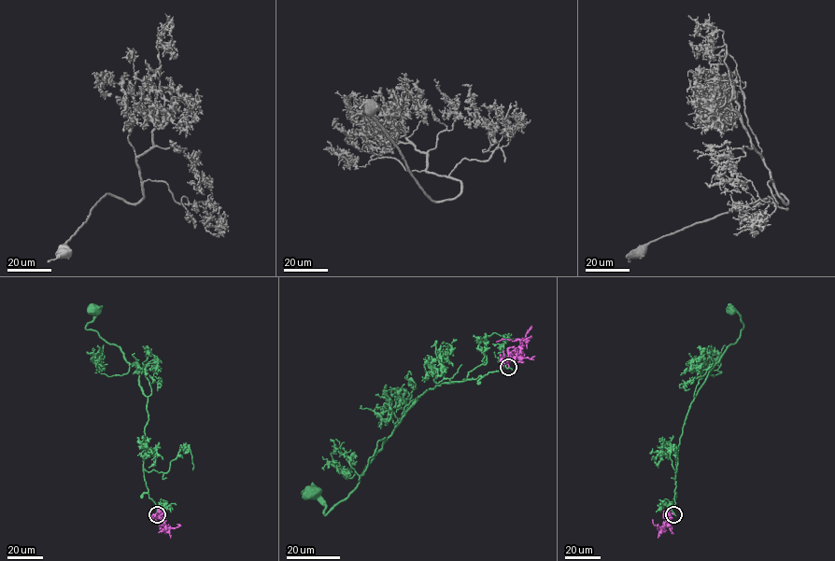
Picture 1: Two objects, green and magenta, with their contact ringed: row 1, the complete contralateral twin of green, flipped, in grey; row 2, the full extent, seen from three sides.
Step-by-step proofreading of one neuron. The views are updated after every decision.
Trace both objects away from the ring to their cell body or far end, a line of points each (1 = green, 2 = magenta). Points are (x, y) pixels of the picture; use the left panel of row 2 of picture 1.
1: (157, 514), (143, 465), (148, 398), (137, 368), (126, 361), (120, 348), (85, 329), (94, 309)
2: (157, 514), (167, 527), (155, 519)

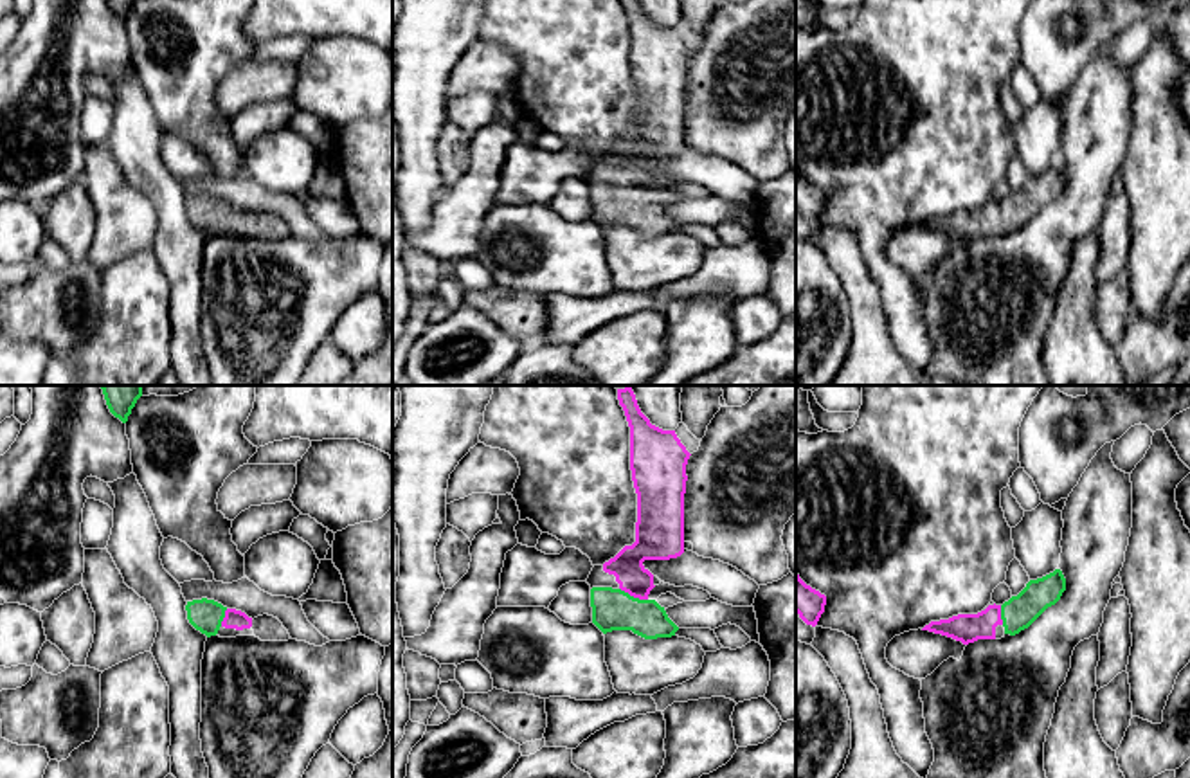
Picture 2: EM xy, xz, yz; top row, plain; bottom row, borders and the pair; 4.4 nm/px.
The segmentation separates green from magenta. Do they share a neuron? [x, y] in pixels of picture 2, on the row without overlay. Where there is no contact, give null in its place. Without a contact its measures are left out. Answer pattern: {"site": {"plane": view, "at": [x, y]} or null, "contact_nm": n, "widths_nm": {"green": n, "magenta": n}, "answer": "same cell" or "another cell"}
{"site": {"plane": "xz", "at": [632, 193]}, "contact_nm": 140, "widths_nm": {"green": 190, "magenta": 140}, "answer": "same cell"}

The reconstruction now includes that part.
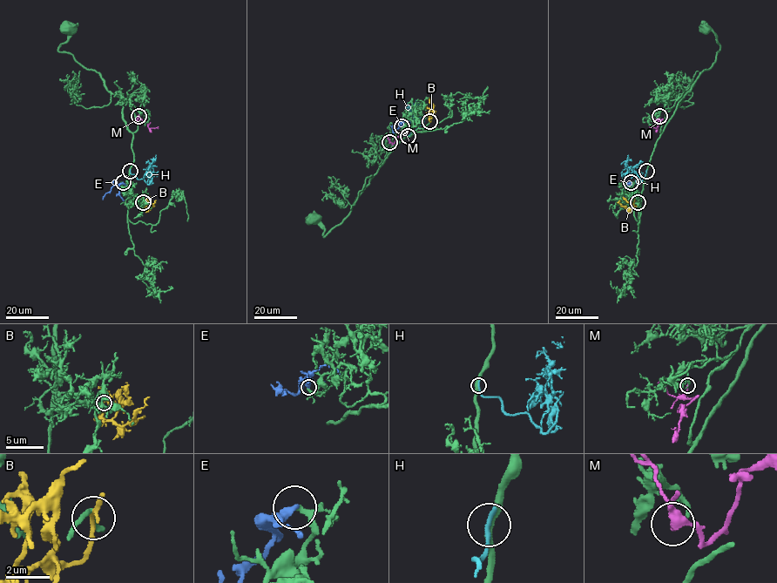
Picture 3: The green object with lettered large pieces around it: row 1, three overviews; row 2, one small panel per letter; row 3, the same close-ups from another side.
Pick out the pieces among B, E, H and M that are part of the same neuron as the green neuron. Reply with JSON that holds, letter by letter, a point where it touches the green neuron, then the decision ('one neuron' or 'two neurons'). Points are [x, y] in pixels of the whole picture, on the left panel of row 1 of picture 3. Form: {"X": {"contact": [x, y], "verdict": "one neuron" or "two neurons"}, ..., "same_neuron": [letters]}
{"B": {"contact": [143, 202], "verdict": "two neurons"}, "E": {"contact": [123, 182], "verdict": "two neurons"}, "H": {"contact": [130, 171], "verdict": "one neuron"}, "M": {"contact": [138, 116], "verdict": "two neurons"}, "same_neuron": ["H"]}

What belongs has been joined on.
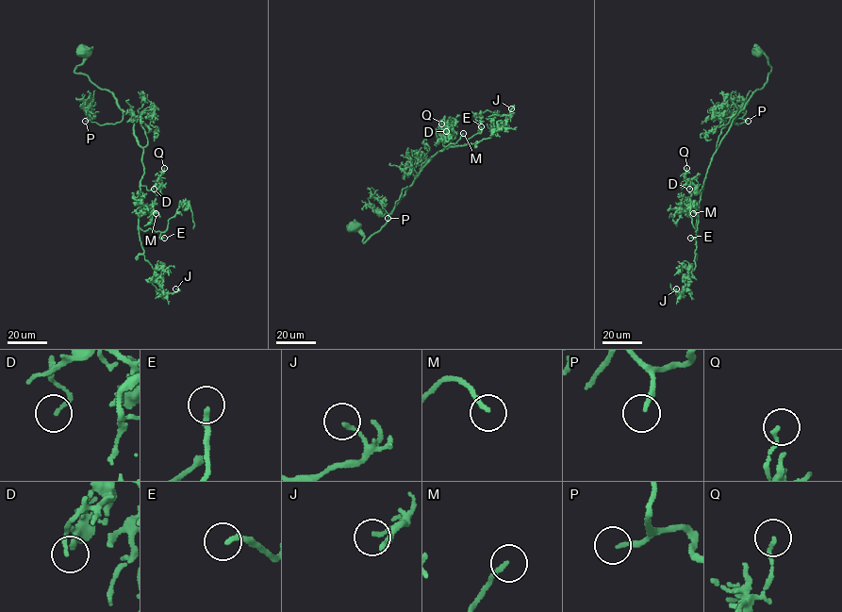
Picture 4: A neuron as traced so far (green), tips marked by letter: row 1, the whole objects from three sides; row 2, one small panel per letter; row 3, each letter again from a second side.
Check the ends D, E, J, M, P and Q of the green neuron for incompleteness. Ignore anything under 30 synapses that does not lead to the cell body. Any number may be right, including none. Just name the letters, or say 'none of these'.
E, M, P

